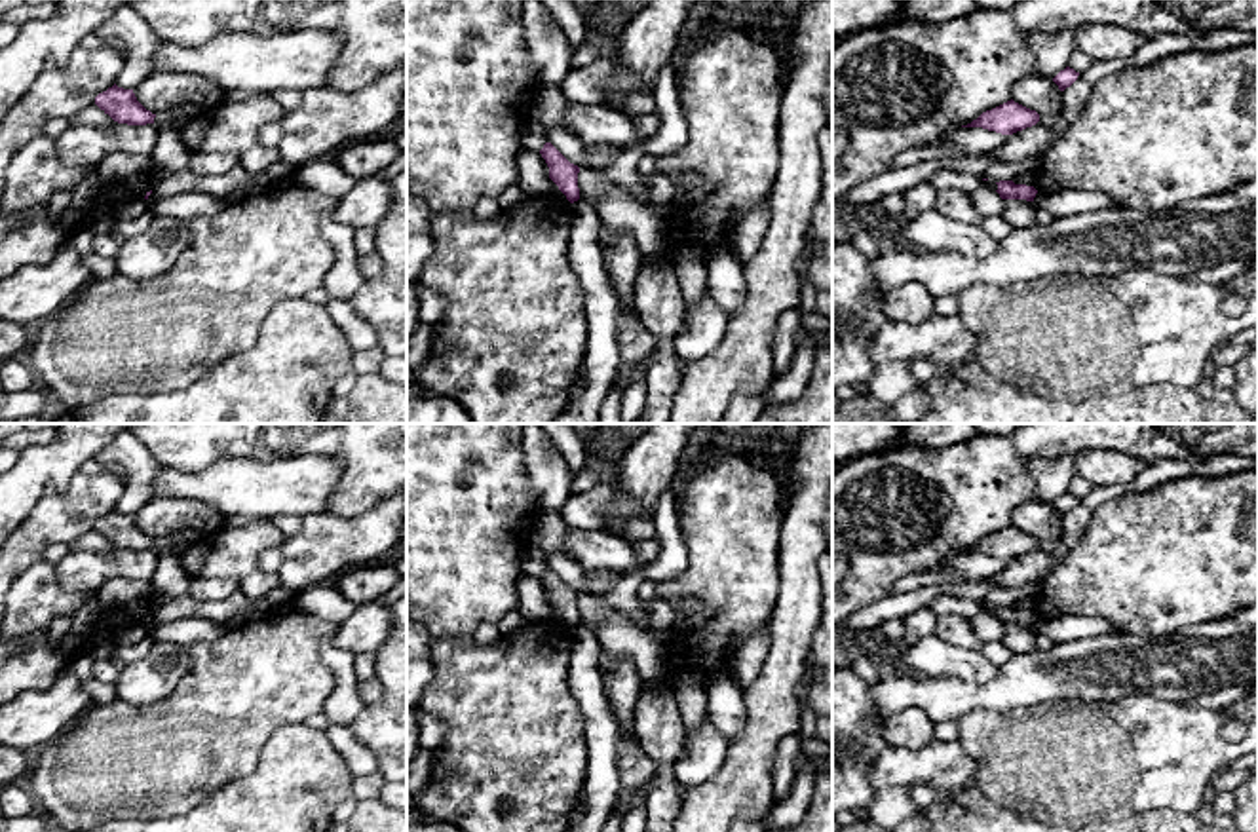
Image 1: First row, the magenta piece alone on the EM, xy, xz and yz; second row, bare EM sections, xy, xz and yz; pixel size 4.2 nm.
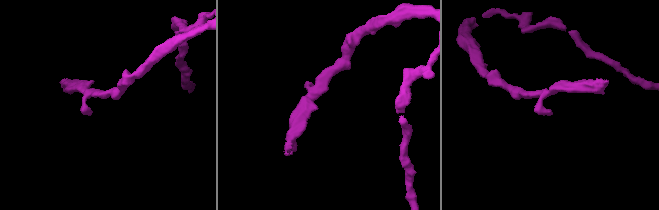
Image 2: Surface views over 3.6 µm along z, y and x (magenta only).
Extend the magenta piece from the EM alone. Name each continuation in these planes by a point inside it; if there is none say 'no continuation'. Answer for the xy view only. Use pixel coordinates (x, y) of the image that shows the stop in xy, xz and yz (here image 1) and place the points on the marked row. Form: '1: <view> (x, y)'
no continuation

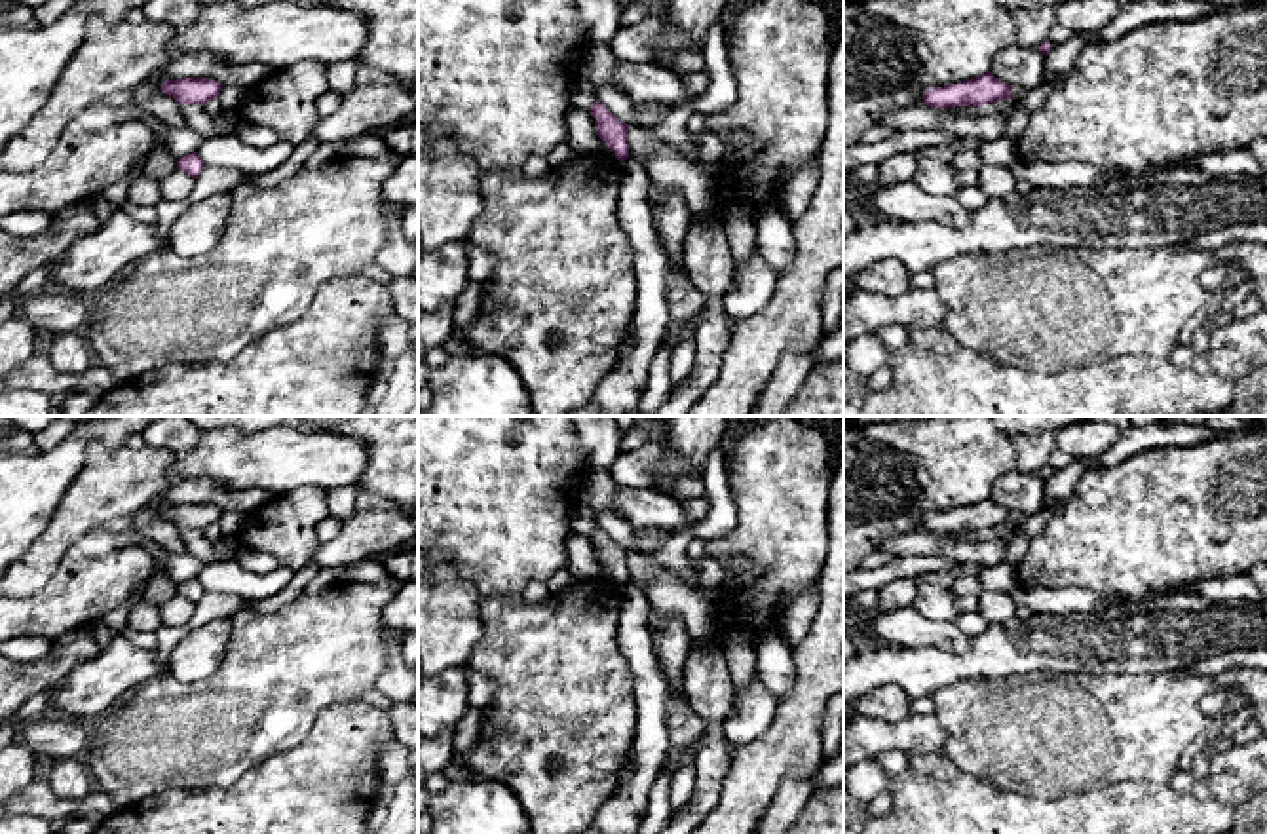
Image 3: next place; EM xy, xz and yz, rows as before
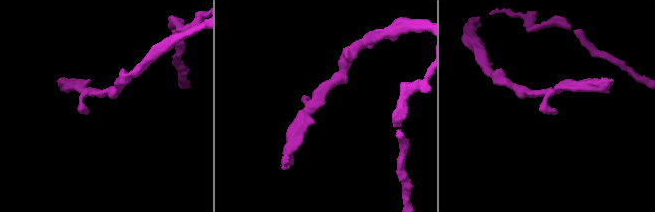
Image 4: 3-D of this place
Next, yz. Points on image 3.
no continuation

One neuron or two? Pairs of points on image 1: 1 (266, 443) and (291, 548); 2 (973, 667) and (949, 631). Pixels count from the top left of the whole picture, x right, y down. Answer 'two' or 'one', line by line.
1: two
2: two

